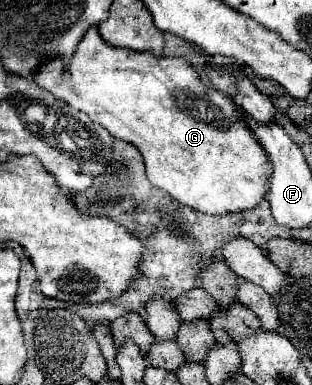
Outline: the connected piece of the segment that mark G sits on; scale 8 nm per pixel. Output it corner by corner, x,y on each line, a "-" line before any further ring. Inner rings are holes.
91,27
81,39
71,63
67,67
61,61
45,63
35,73
35,83
63,99
73,109
87,113
91,121
103,125
113,137
133,143
145,159
149,181
183,205
207,215
223,215
229,211
251,209
267,195
265,183
267,175
271,173
271,165
263,147
251,135
251,131
243,127
243,119
235,111
233,99
217,89
205,87
199,81
195,67
185,59
155,57
149,55
149,51
139,53
111,47
99,37
97,27
-
65,69
71,73
71,79
61,77

